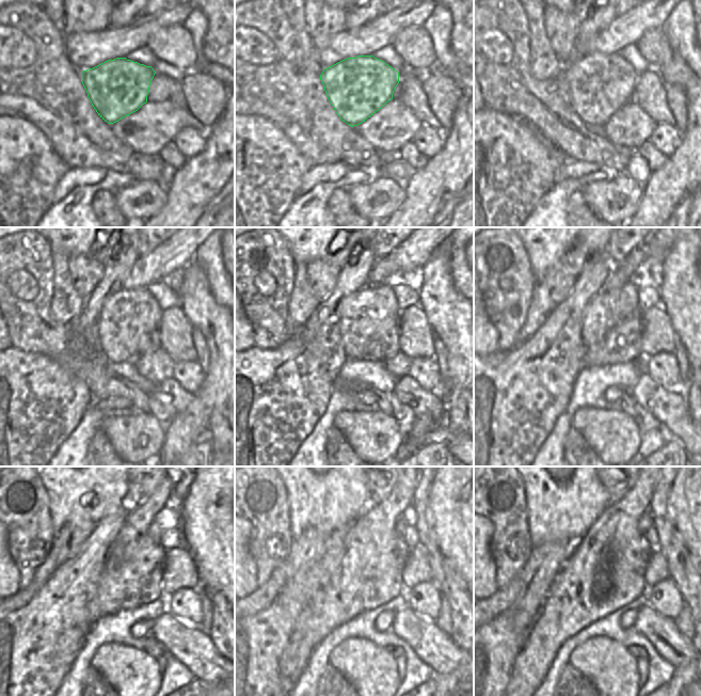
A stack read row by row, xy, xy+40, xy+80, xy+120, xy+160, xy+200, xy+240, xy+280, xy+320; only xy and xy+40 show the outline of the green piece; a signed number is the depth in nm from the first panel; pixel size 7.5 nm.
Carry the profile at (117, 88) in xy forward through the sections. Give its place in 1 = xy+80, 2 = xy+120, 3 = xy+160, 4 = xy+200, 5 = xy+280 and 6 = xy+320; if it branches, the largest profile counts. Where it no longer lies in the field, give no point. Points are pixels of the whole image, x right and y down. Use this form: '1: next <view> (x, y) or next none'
1: next xy+80 (599, 84)
2: next xy+120 (126, 316)
3: next xy+160 (373, 310)
4: next xy+200 (606, 310)
5: next xy+280 (401, 524)
6: next xy+320 (646, 521)

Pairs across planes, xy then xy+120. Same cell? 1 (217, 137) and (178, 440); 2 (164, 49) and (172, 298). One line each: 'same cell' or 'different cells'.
1: same cell
2: different cells

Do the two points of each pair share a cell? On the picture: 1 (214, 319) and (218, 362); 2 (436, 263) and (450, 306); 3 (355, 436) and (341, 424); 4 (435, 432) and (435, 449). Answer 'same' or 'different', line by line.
1: same
2: same
3: same
4: different

